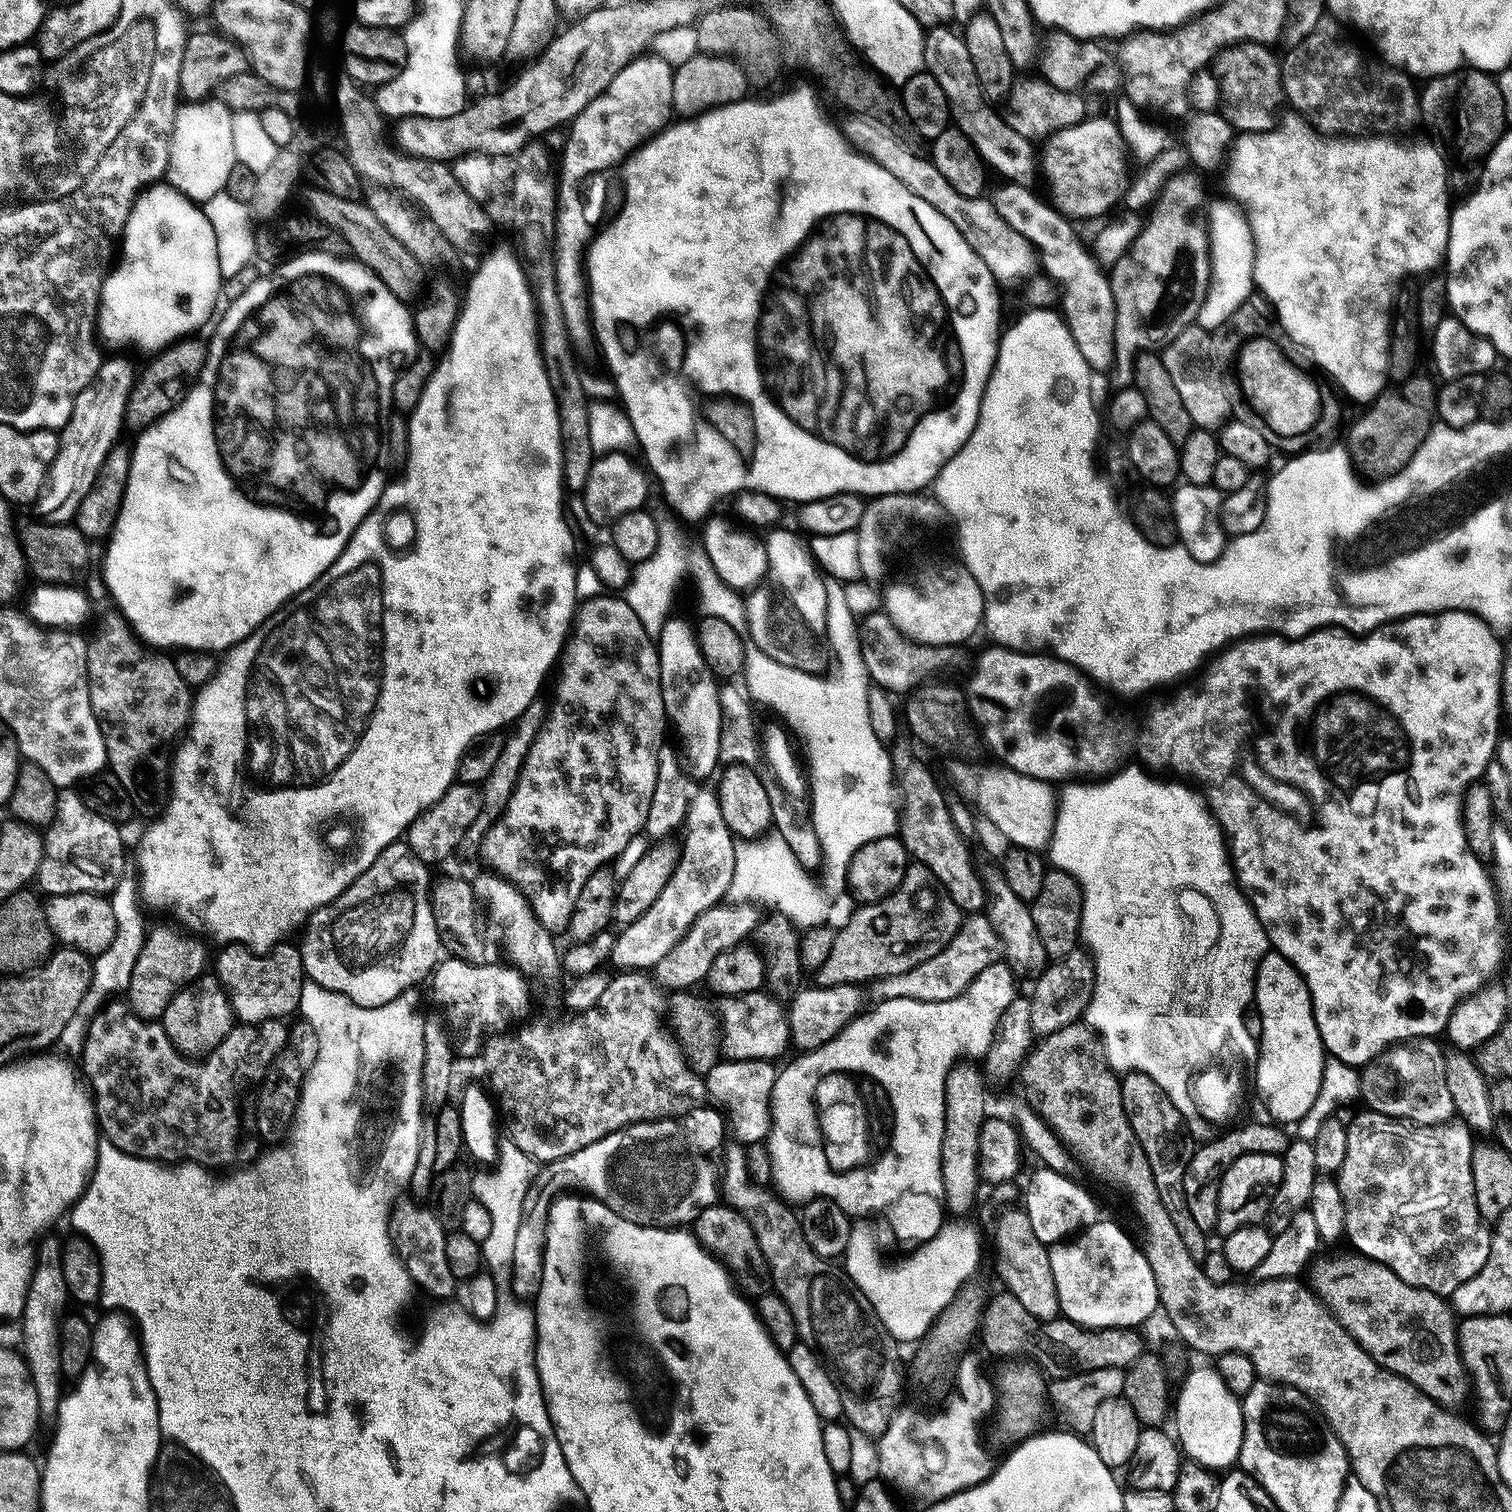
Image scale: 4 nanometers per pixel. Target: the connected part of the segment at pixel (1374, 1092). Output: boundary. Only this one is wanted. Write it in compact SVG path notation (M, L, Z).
M1421 1038L1390 1048L1360 1072L1360 1095L1371 1111L1413 1126L1437 1126L1453 1119L1456 1107L1446 1086L1446 1052L1432 1038Z

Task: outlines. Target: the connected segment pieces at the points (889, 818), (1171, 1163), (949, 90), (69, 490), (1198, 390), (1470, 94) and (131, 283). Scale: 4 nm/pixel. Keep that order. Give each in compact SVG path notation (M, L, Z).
M747 608L740 612L740 616L724 616L722 622L727 620L732 620L738 638L742 638L746 648L746 662L742 676L743 679L748 679L747 695L757 705L788 708L789 718L800 727L808 742L808 758L816 765L816 769L810 772L810 799L812 798L810 819L814 830L820 828L817 837L824 836L821 850L828 848L824 856L832 856L832 860L851 862L848 852L855 854L866 842L874 842L874 838L897 835L898 821L901 819L902 812L898 807L898 780L894 775L892 754L886 747L885 741L874 734L870 720L864 720L864 676L868 673L866 666L860 668L860 664L840 664L840 672L834 674L803 672L794 666L786 666L770 658L770 654L756 647L748 625Z
M1126 1072L1120 1076L1120 1089L1122 1090L1122 1106L1128 1115L1130 1126L1144 1147L1146 1162L1150 1164L1150 1174L1154 1174L1154 1186L1158 1186L1158 1198L1170 1214L1170 1222L1174 1222L1178 1230L1178 1238L1190 1250L1190 1254L1198 1262L1204 1261L1210 1250L1209 1237L1190 1218L1190 1210L1186 1206L1184 1197L1184 1175L1186 1166L1190 1162L1194 1151L1194 1144L1188 1141L1188 1132L1184 1129L1185 1113L1174 1102L1170 1102L1168 1095L1150 1078L1141 1072Z
M932 26L925 31L924 68L930 74L934 74L934 78L938 78L938 86L946 90L948 110L955 127L964 132L966 138L970 138L983 163L991 171L993 168L998 175L1004 176L1000 178L1014 184L1035 185L1036 170L1038 174L1038 148L1035 148L1037 145L1018 134L1009 121L1004 116L1000 117L992 109L995 107L985 100L963 35L948 27L952 26Z
M116 356L113 360L105 359L96 377L78 394L68 425L59 433L60 449L52 467L48 469L47 487L35 501L34 509L40 515L37 517L59 517L64 522L75 517L79 504L95 484L107 452L117 443L120 424L125 423L124 411L128 405L128 396L137 379L138 372L132 369L131 362Z
M1197 324L1188 325L1174 338L1174 342L1162 350L1160 356L1195 427L1202 430L1212 430L1223 425L1229 417L1231 406L1230 394L1227 394L1214 366L1216 360L1210 349L1211 338L1209 329Z
M1468 70L1459 78L1437 76L1425 84L1428 85L1421 87L1418 92L1423 123L1432 124L1436 116L1443 114L1444 108L1453 108L1456 111L1457 150L1464 156L1487 157L1506 131L1502 94L1498 91L1496 76L1479 70Z
M150 186L137 197L130 210L118 248L118 259L100 291L98 326L101 335L112 344L142 342L167 346L195 333L192 332L195 328L202 327L211 318L220 296L220 284L219 250L203 207L186 199L171 186Z

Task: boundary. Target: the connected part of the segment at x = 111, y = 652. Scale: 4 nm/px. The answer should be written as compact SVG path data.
M112 610L100 620L96 633L88 640L86 666L88 667L88 689L90 706L94 710L104 735L108 755L107 767L126 786L135 811L156 814L167 804L172 782L174 745L181 739L180 731L189 727L192 719L193 689L188 688L176 669L176 661L166 654L149 652L128 627L119 611Z

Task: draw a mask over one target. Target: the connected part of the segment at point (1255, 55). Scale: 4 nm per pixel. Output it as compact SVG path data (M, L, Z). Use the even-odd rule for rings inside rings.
M1238 44L1225 49L1214 62L1214 75L1222 95L1222 112L1237 133L1270 132L1277 127L1280 107L1285 107L1286 97L1280 60L1272 51L1264 44Z

